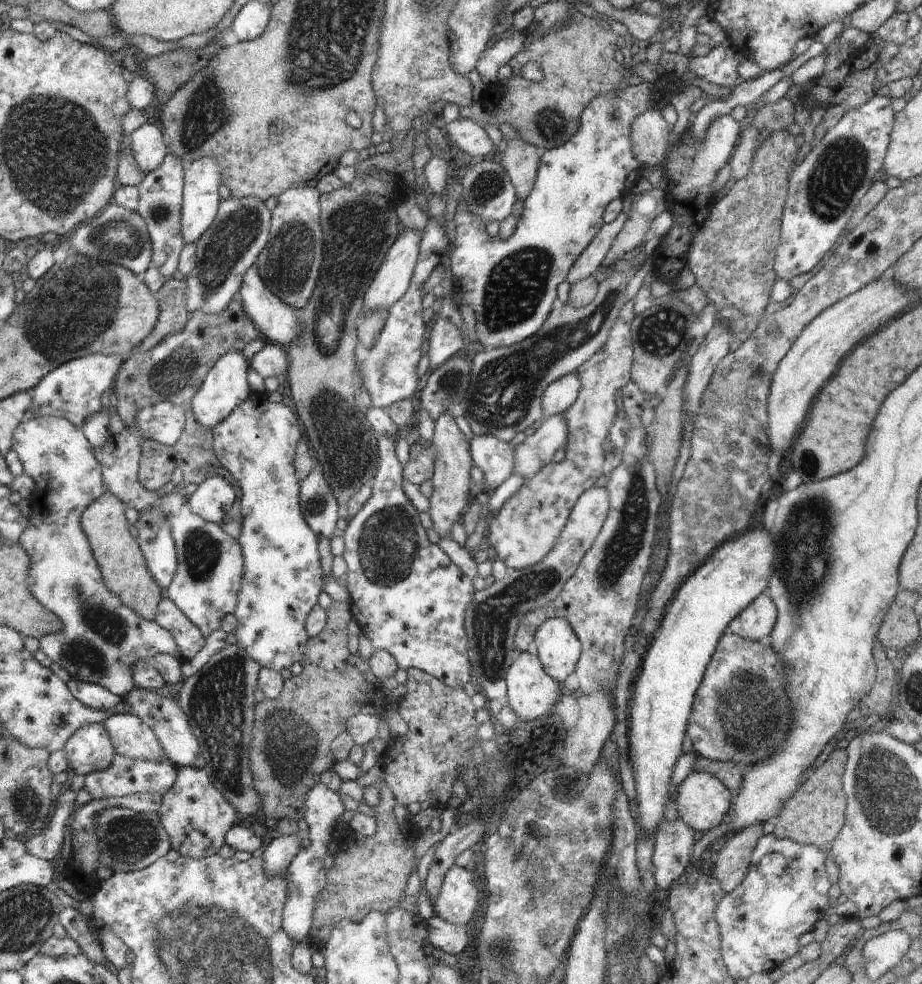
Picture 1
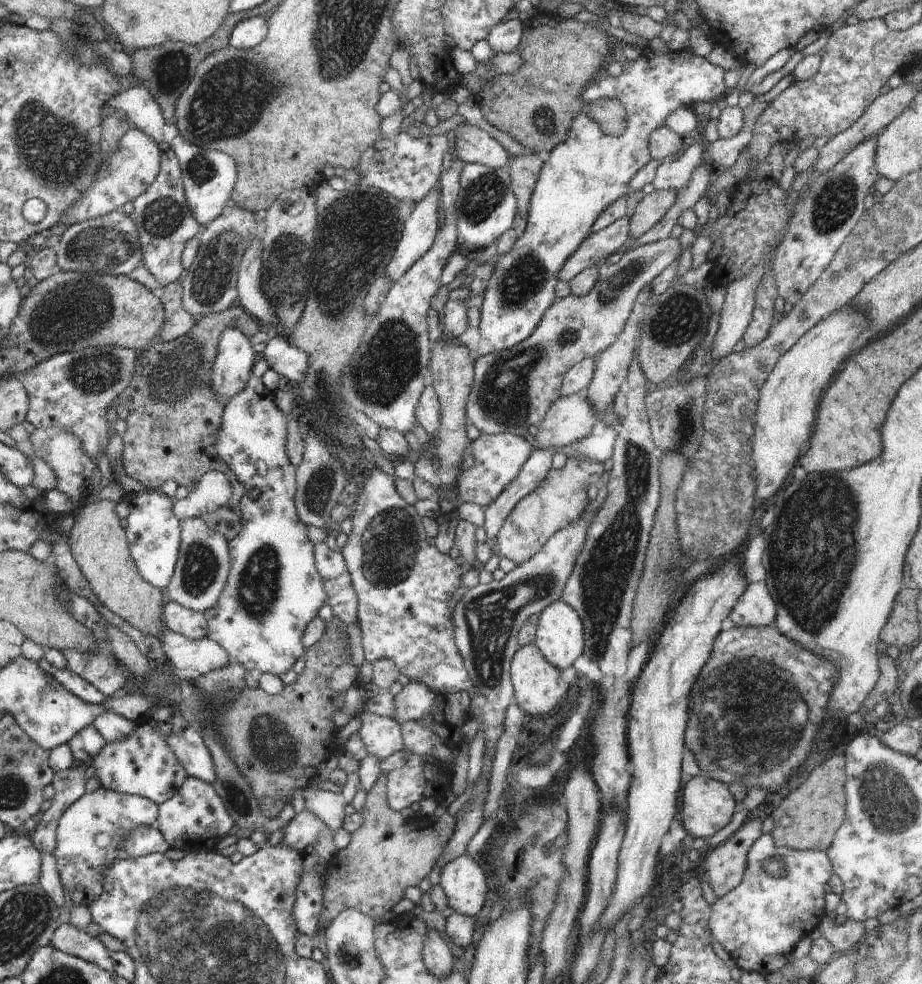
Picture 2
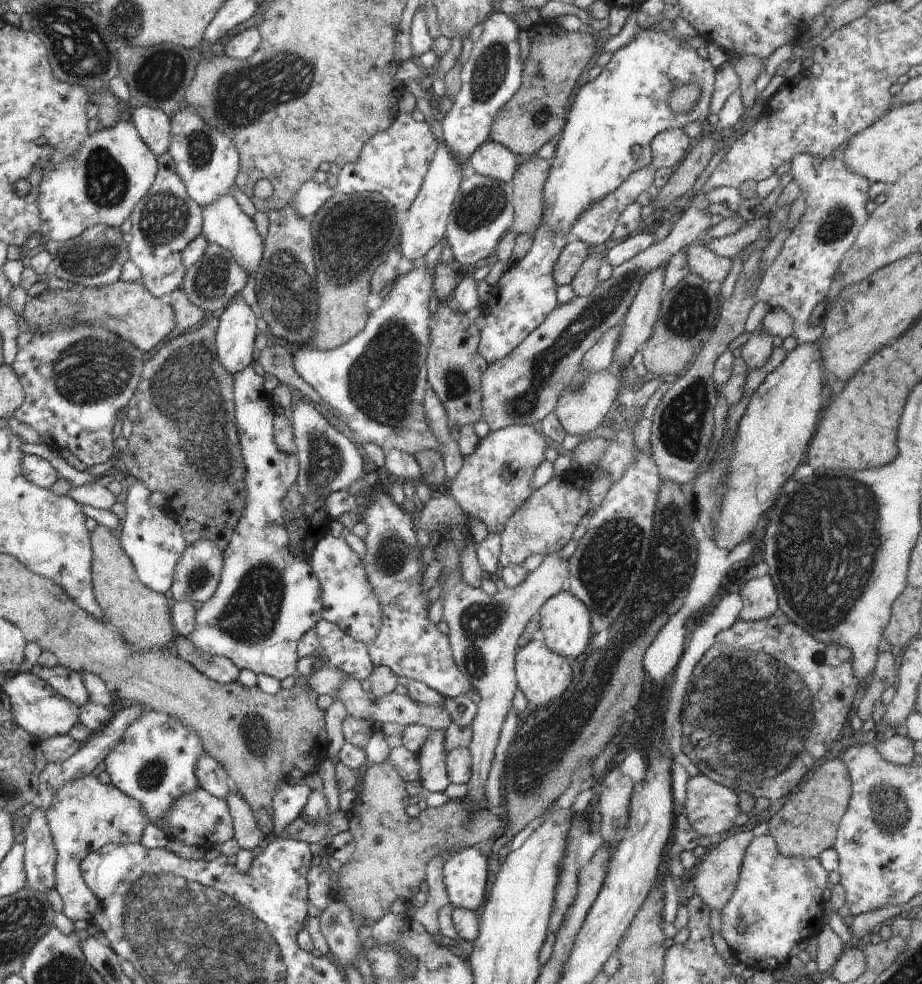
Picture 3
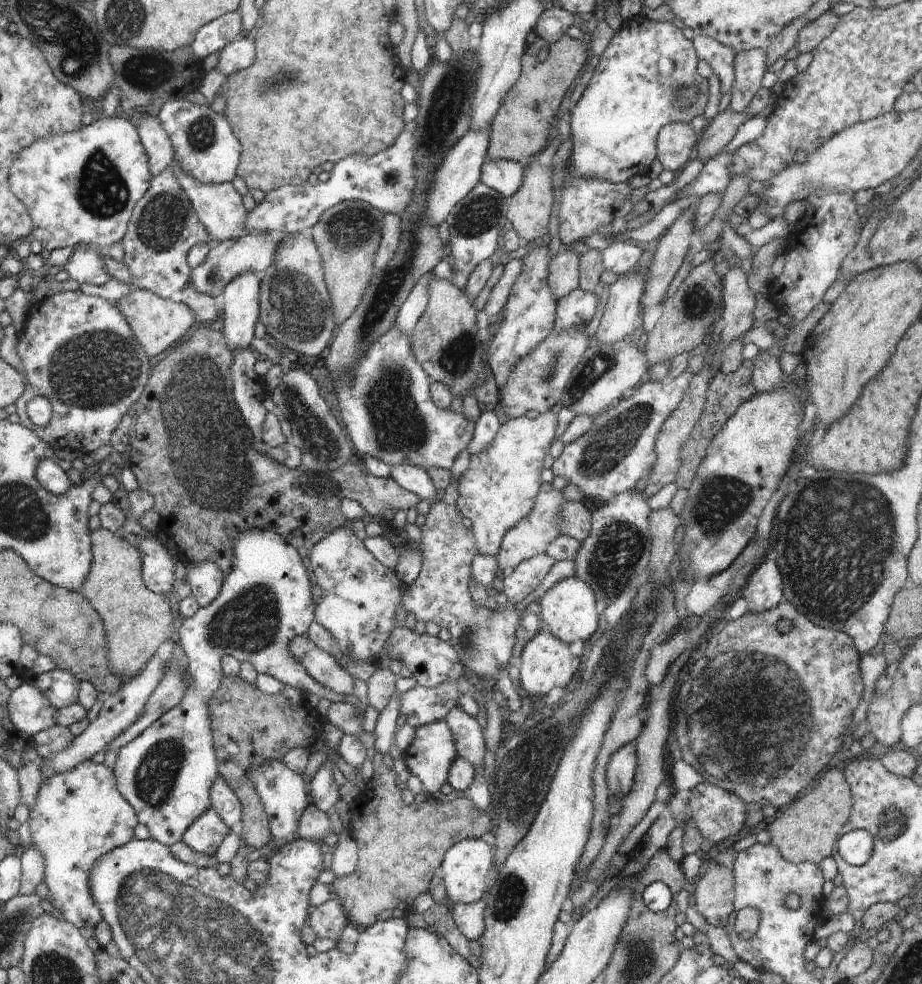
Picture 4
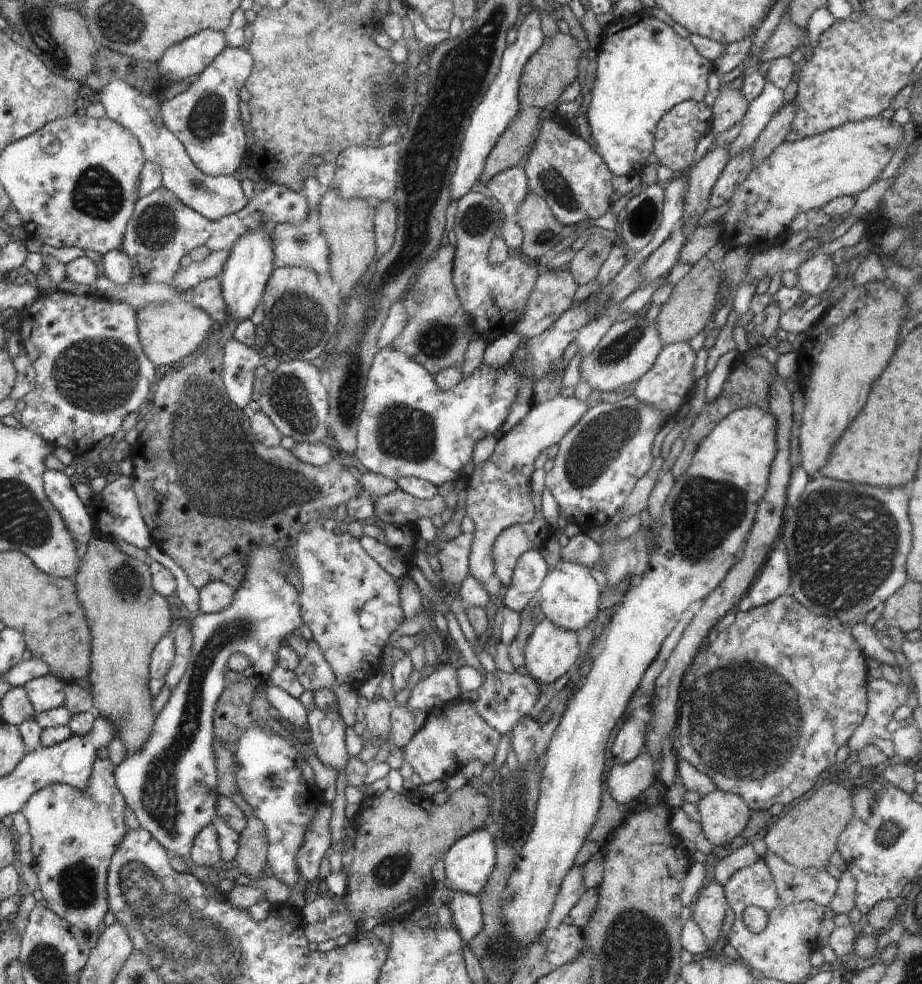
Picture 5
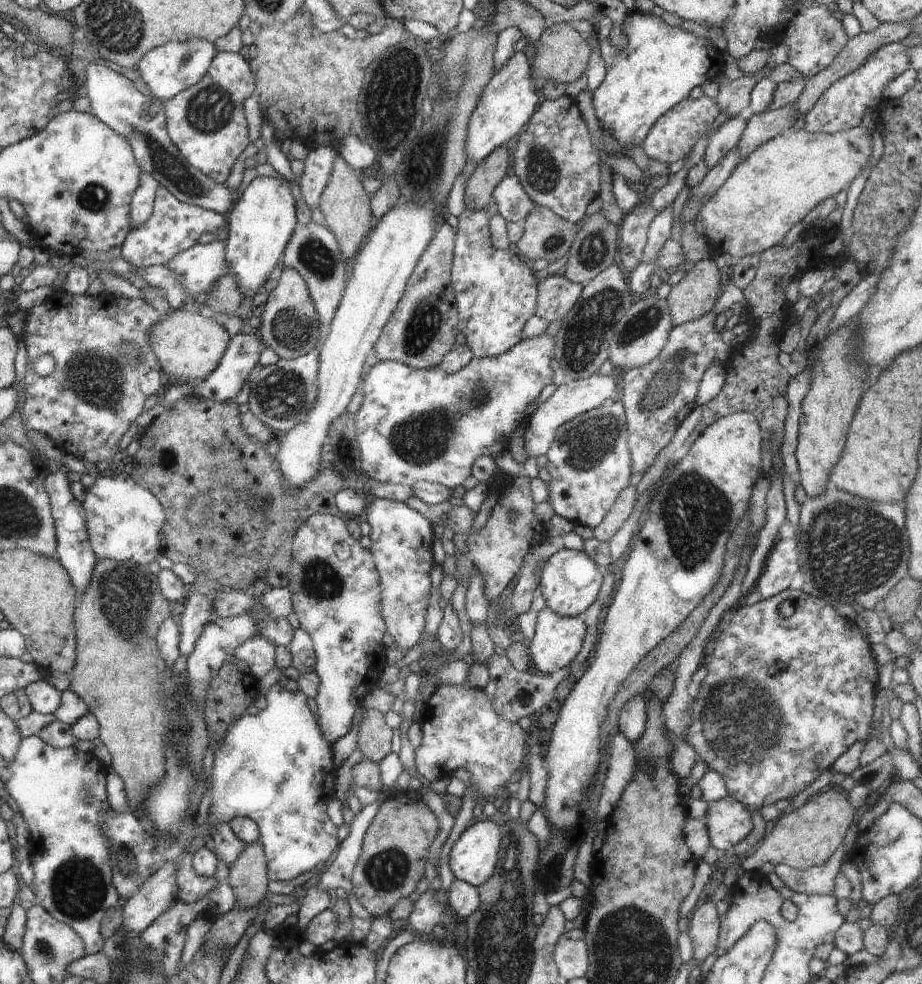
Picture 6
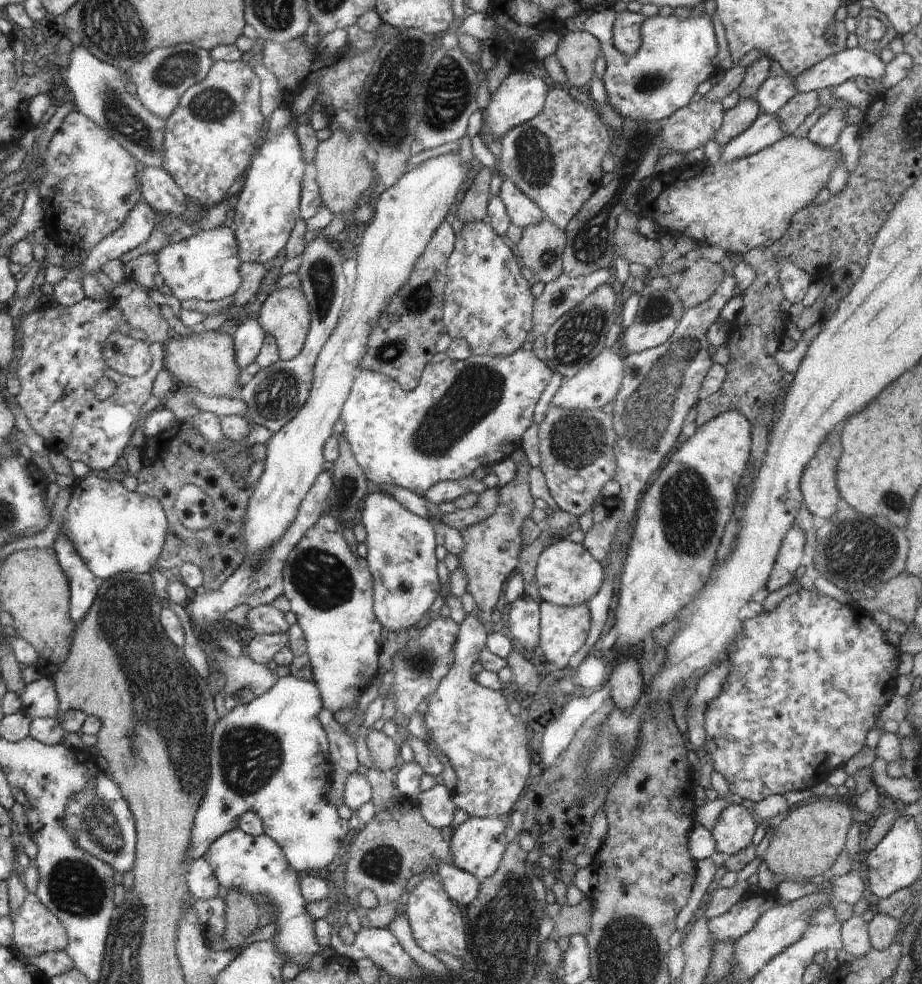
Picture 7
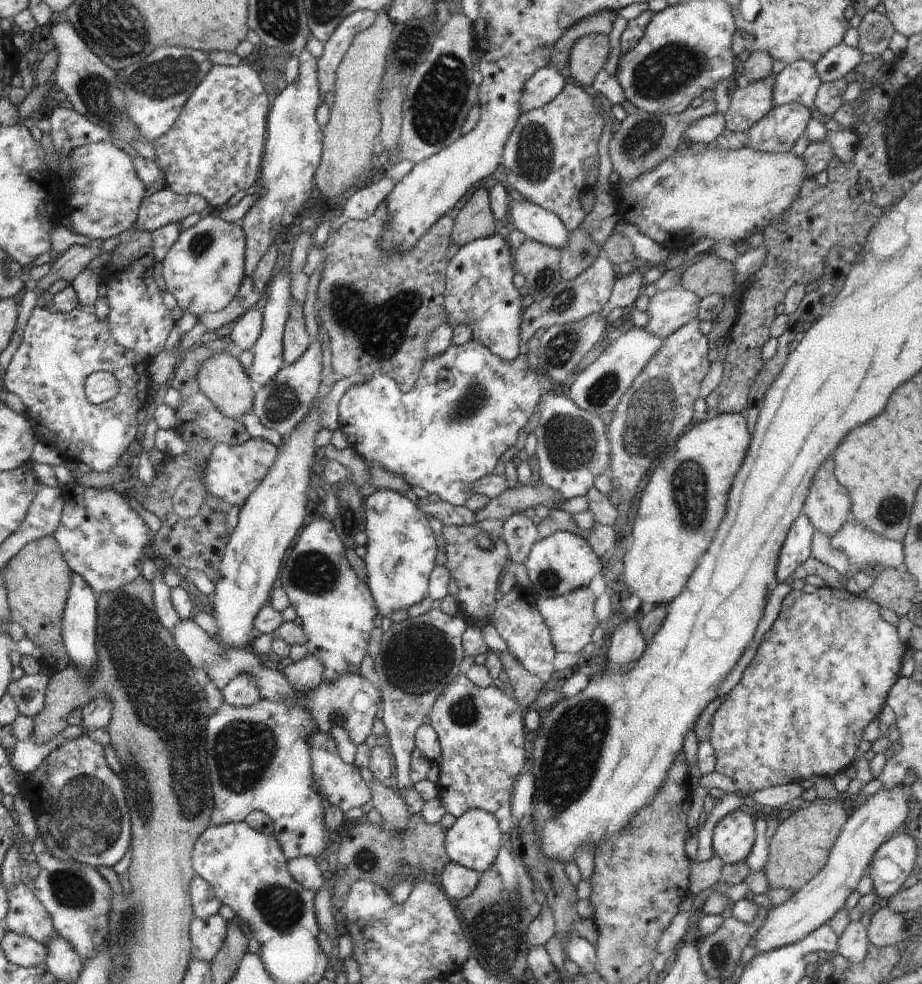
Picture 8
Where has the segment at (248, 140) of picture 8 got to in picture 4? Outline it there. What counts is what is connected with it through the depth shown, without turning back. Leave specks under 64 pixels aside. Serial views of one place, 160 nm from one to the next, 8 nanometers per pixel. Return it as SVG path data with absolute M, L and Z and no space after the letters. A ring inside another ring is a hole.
M242 35L238 41L227 44L220 53L216 69L228 76L252 66L257 48L254 40ZM176 97L161 106L157 117L170 137L175 161L187 175L208 184L231 183L234 180L242 149L222 113L215 112L207 103L199 106L186 98Z

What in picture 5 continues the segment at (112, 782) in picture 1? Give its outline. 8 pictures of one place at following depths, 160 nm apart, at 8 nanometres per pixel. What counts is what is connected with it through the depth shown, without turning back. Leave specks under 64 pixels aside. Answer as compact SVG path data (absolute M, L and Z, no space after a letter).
M256 546L247 558L245 577L234 591L230 606L217 613L199 614L187 622L193 643L186 672L156 717L147 741L138 750L131 752L114 771L116 788L138 818L141 827L169 852L169 856L180 856L188 866L193 864L190 851L194 837L202 827L212 823L217 814L214 717L217 703L227 686L227 660L234 653L244 654L250 659L259 677L265 681L272 669L276 668L277 650L282 646L282 640L292 635L296 628L306 625L301 615L298 586L294 582L295 568L290 570L290 558L282 556L282 552L272 546Z

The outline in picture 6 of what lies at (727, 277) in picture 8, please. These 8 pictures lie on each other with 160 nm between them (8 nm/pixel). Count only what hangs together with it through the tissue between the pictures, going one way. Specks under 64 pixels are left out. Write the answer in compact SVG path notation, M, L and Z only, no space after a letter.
M714 259L695 263L665 298L673 328L708 315L721 293L720 268Z

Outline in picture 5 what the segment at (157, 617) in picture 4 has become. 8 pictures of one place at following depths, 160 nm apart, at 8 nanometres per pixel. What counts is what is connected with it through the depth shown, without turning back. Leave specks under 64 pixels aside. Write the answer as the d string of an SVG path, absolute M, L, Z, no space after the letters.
M96 534L92 535L93 536L87 542L86 548L83 550L79 569L77 570L76 577L74 578L75 587L77 588L77 597L81 602L83 609L85 610L87 623L91 632L91 672L88 676L89 682L91 683L91 689L88 690L88 692L90 692L90 694L93 696L93 701L95 707L99 710L99 714L104 715L117 728L116 739L120 739L127 746L128 756L131 752L138 750L138 748L140 748L147 741L148 735L153 729L157 717L152 709L152 701L154 697L149 691L150 655L154 645L173 628L170 617L172 614L170 613L170 607L166 597L158 594L153 589L151 583L151 572L146 563L126 555L126 553L124 553L112 539L109 539L108 537L98 537Z

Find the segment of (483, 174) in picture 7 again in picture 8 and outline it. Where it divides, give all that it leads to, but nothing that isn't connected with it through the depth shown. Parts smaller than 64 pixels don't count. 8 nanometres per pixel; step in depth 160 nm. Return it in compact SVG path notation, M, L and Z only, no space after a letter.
M480 187L458 211L451 234L452 243L460 248L474 239L493 235L494 219L490 208L489 191Z

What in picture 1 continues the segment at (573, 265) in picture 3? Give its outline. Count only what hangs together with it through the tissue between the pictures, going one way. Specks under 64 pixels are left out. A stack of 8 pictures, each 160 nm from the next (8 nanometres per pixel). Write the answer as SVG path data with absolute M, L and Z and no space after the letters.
M622 212L612 223L603 224L594 240L590 242L589 246L586 246L586 250L578 256L574 266L570 268L566 276L566 281L570 285L580 282L588 276L594 276L601 269L611 245L616 240L616 236L623 230L627 219L628 216Z

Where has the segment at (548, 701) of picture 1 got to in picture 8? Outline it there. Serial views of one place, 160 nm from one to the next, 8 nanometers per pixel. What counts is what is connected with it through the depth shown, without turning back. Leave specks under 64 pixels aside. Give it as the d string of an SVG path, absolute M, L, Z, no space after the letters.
M582 587L554 598L537 597L537 609L550 629L555 654L580 654L589 649L596 640L593 636L595 624L595 596L590 587Z

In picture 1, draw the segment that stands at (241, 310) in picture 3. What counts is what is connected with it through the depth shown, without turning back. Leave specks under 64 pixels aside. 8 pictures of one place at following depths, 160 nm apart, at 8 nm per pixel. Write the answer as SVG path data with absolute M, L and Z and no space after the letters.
M228 349L214 367L208 372L204 383L200 386L198 392L192 398L192 410L194 417L202 426L214 428L222 420L228 418L228 414L250 396L250 384L248 383L248 374L251 371L249 360L242 354L241 350Z

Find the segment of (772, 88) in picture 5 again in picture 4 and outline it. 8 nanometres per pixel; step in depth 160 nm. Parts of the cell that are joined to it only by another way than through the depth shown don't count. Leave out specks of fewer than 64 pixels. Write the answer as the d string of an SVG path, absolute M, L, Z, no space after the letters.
M720 153L713 159L710 159L703 166L700 174L690 184L684 187L684 192L682 192L680 197L690 197L692 195L703 196L708 193L714 193L721 196L721 200L723 200L723 192L732 180L729 171L732 155Z

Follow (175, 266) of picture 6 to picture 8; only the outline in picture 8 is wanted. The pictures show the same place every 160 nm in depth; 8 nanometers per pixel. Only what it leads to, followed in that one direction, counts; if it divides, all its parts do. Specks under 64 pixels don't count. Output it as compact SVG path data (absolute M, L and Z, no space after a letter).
M205 213L195 225L179 234L178 240L170 247L162 260L162 274L166 291L176 299L184 313L199 317L204 312L214 312L226 308L245 276L245 234L240 222L229 223L216 213Z

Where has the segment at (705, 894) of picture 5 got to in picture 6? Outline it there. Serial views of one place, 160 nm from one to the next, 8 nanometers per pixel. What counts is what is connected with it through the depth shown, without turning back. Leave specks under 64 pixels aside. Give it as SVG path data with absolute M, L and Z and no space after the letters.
M712 900L694 909L689 919L688 932L694 947L694 962L701 964L713 952L719 953L717 944L720 927L721 920Z

